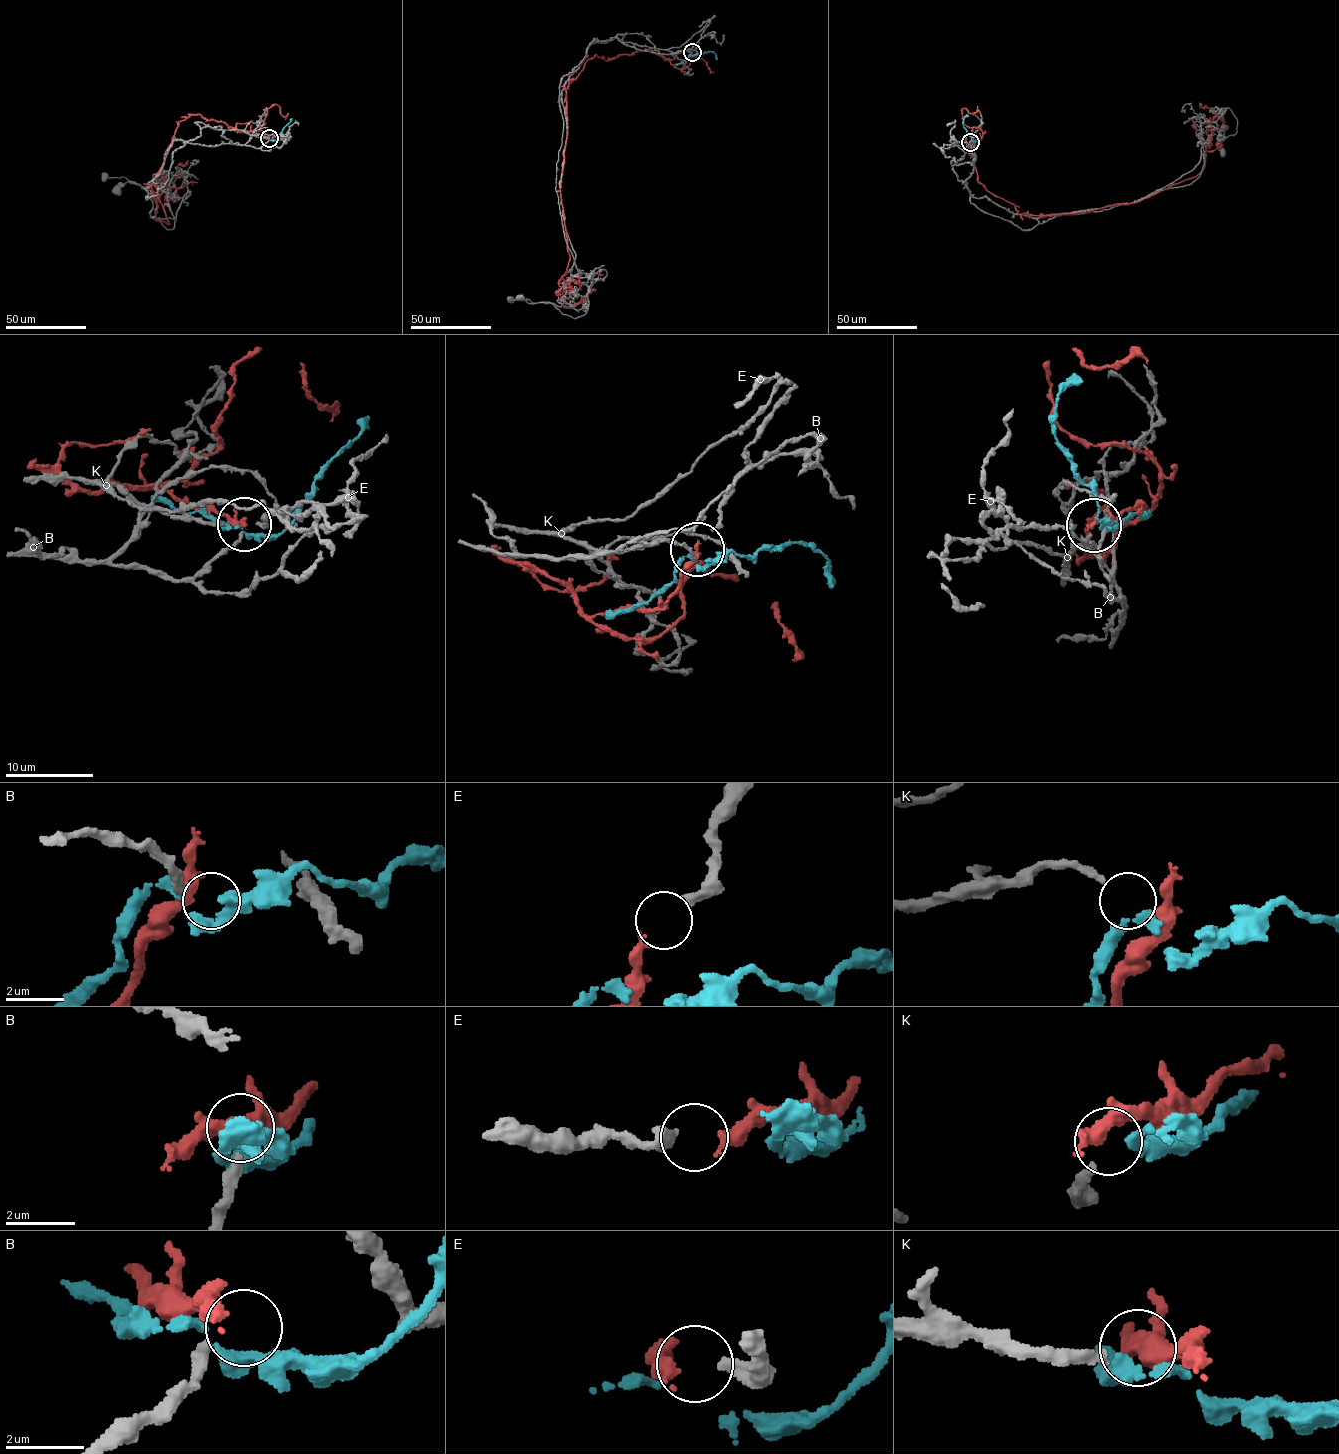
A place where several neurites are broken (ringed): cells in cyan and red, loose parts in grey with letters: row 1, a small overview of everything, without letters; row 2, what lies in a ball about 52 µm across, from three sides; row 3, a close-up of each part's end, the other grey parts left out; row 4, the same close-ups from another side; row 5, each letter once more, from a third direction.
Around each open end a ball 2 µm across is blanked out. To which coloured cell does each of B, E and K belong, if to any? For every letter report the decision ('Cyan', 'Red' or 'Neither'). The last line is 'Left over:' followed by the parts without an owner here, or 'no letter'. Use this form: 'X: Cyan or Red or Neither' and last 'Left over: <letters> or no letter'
B: Neither
E: Red
K: Cyan
Left over: B

